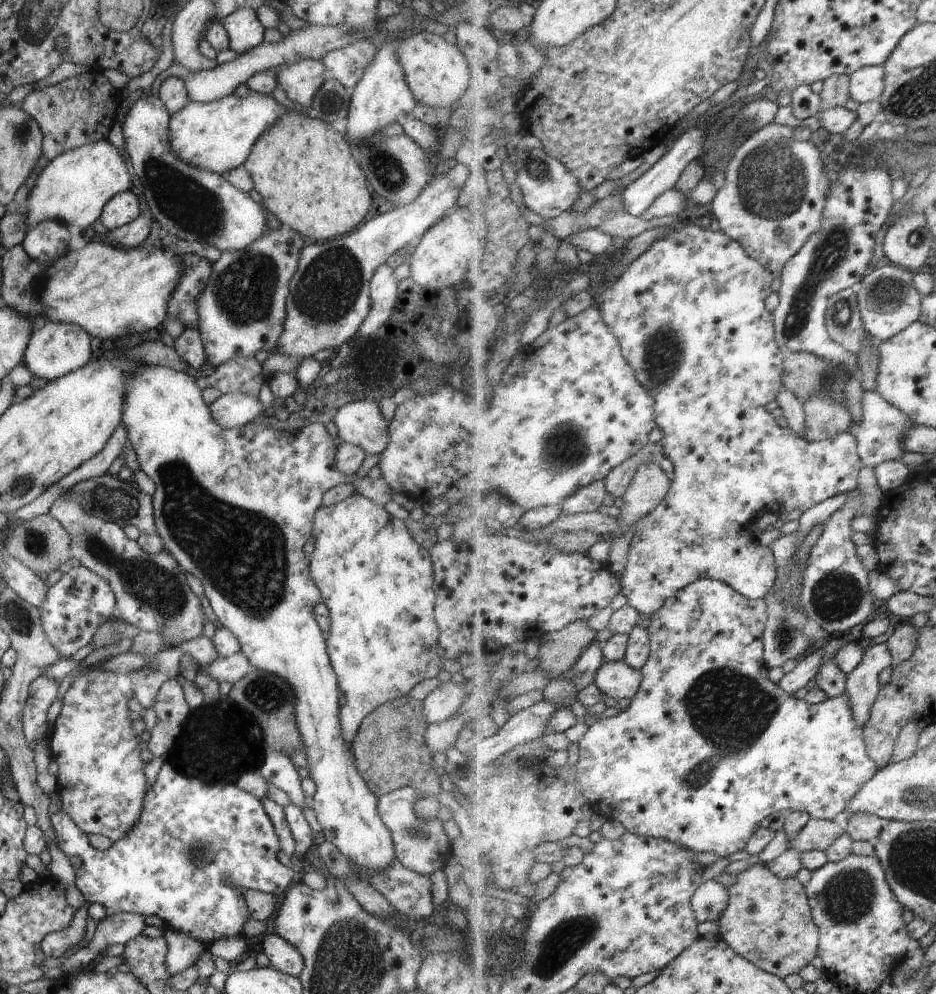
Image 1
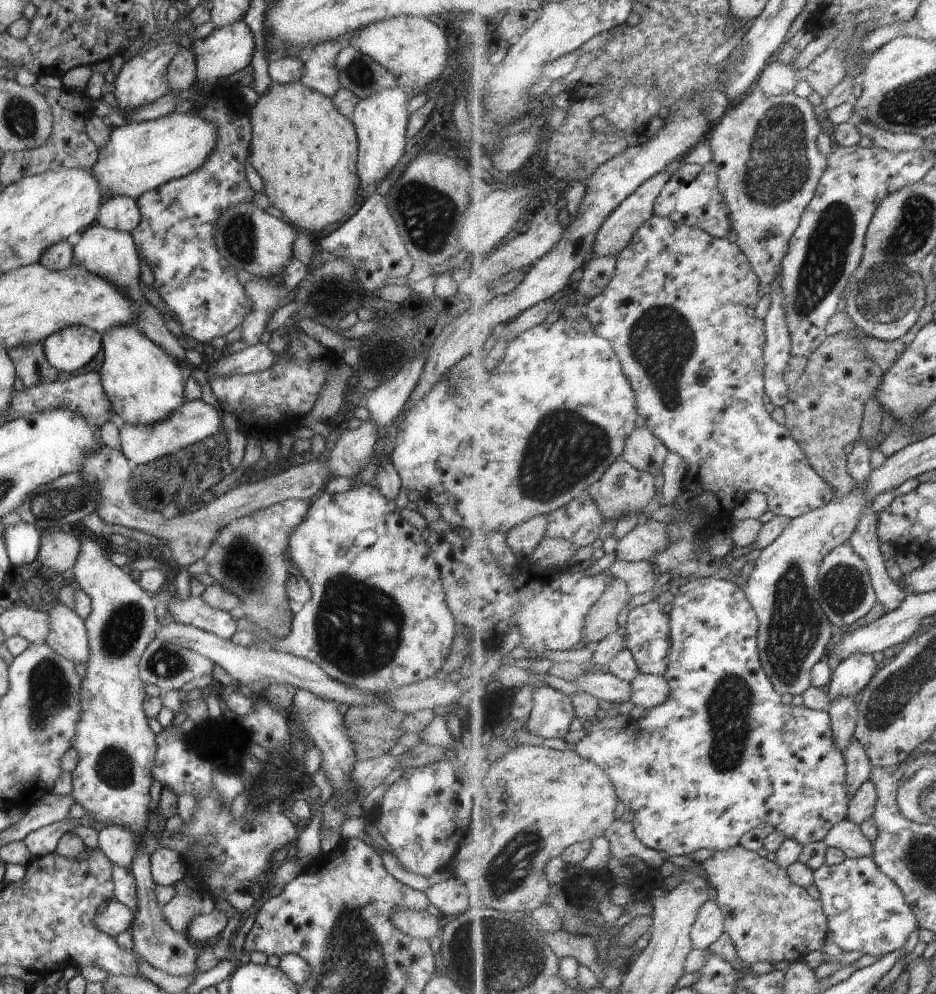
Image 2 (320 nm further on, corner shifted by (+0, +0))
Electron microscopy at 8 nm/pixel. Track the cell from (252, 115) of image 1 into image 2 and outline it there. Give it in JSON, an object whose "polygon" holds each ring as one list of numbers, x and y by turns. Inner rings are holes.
{"polygon":[[193,111,179,114,171,112,138,123,129,121,122,126,110,128,90,173,96,178,101,194,136,199,163,182,185,176,199,168,215,148,215,141,215,126]]}

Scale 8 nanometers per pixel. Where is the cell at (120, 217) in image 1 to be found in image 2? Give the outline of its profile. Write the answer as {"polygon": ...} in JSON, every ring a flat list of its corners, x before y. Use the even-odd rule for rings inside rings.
{"polygon":[[115,195,109,197,104,204,100,204,95,222,106,229,130,233,139,224,139,219,136,199]]}

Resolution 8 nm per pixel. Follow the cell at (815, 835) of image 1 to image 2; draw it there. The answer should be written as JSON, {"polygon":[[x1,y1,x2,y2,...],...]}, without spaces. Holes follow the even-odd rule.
{"polygon":[[849,818,835,825,823,841,828,847,841,849,849,859,871,857,874,853,874,843,863,834,861,827]]}

